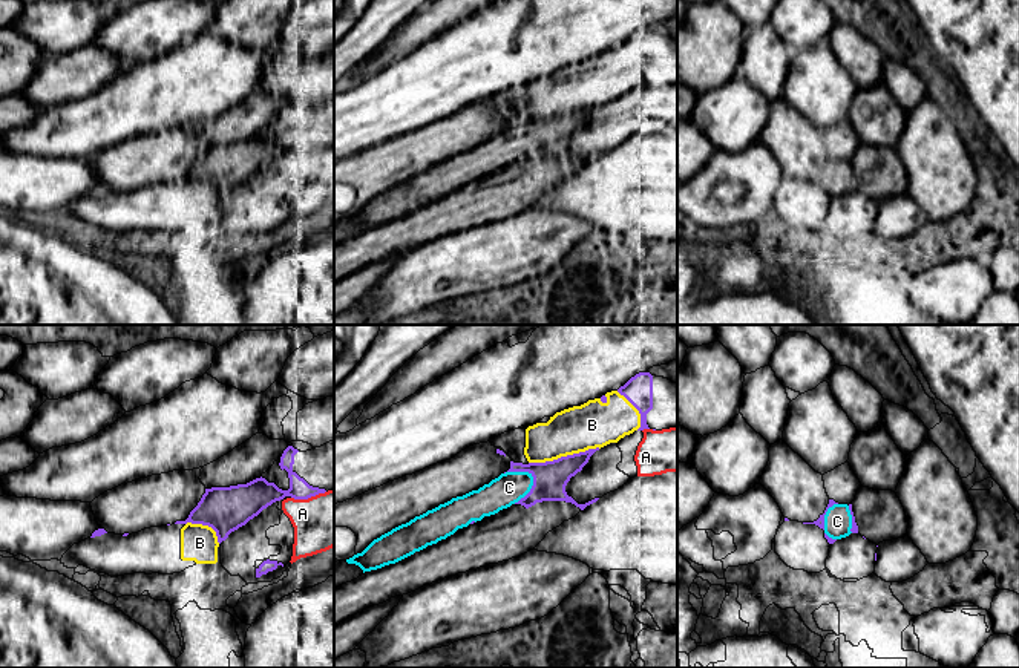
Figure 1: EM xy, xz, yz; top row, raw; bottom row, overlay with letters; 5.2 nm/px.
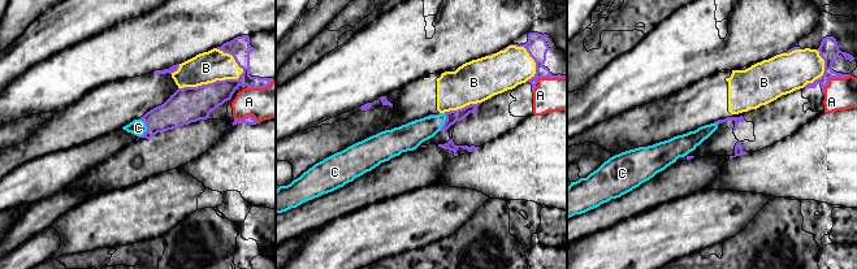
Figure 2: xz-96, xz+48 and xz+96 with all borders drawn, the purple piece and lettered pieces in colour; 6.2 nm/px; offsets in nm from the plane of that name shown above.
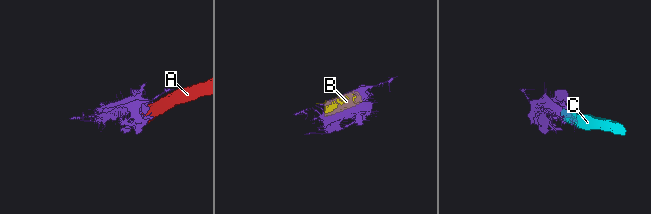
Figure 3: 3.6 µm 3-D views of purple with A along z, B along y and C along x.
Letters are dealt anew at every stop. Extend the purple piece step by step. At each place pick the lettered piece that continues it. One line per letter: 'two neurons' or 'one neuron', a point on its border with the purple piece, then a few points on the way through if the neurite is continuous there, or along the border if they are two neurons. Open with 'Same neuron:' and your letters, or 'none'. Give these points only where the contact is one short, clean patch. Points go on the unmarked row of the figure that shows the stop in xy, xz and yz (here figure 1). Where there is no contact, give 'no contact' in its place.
Same neuron: C
A: two neurons; contact xy (308, 153)
B: two neurons; contact xz (564, 114)
C: one neuron; contact xz (530, 146)

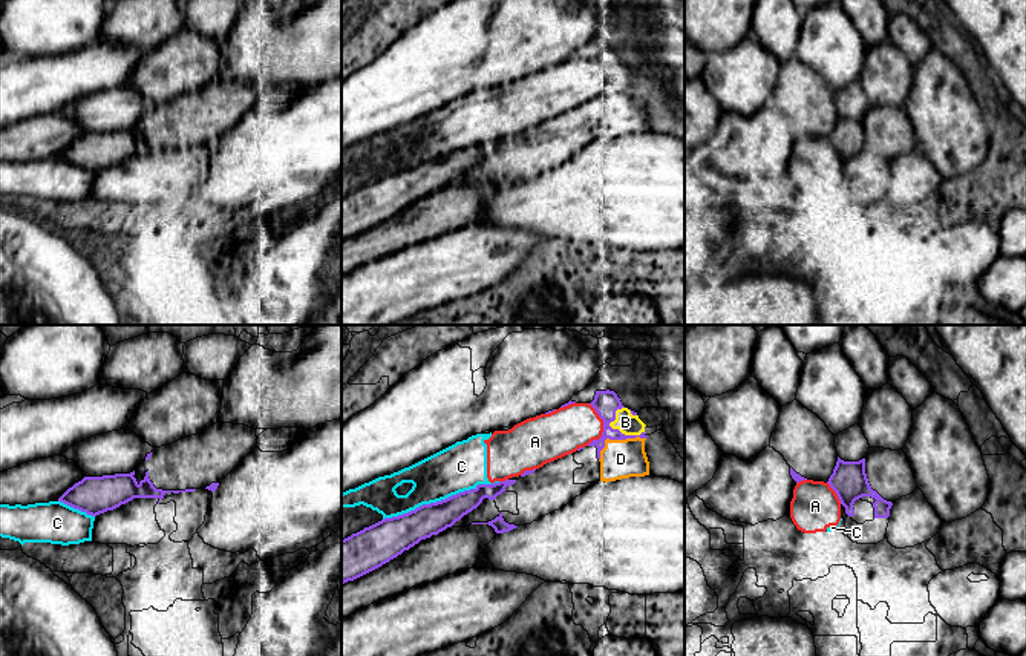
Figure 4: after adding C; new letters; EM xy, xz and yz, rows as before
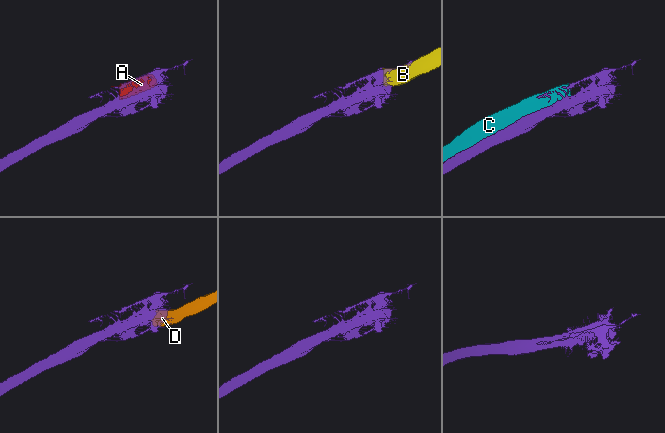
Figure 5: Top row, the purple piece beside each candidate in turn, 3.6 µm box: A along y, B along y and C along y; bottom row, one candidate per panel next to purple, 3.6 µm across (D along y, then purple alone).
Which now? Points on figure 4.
Same neuron: none
A: two neurons; contact xz (604, 83)
B: two neurons; contact xz (627, 92)
C: two neurons; contact xz (441, 157)
D: two neurons; contact xz (614, 95)

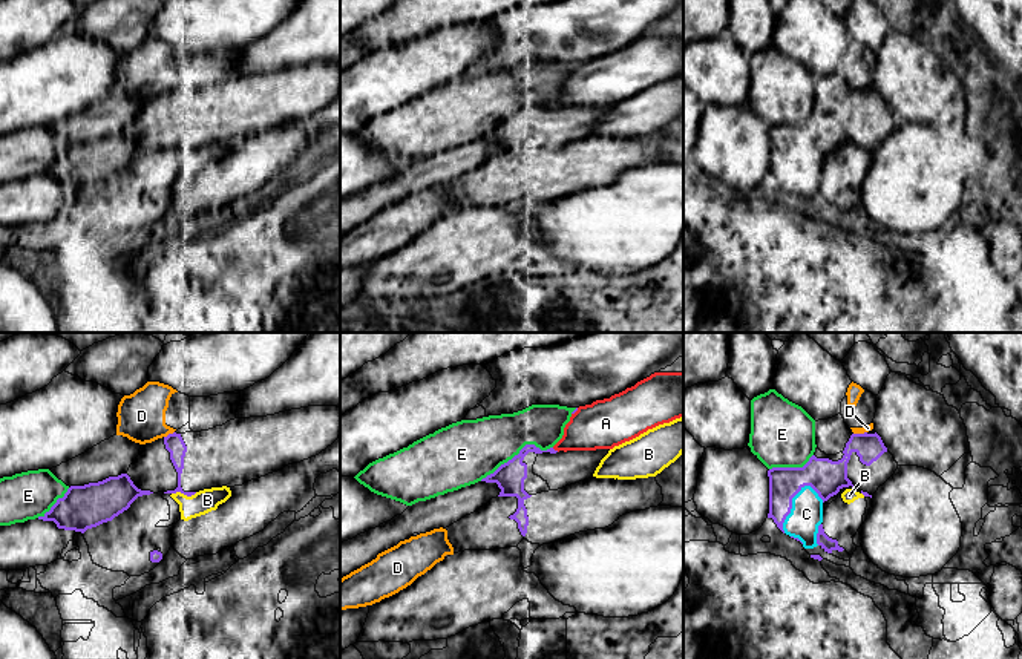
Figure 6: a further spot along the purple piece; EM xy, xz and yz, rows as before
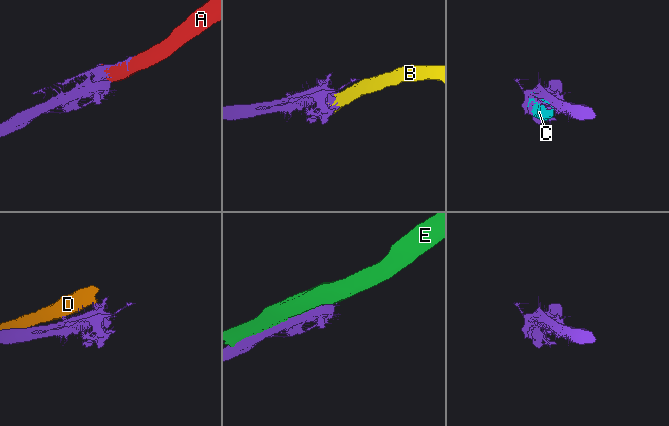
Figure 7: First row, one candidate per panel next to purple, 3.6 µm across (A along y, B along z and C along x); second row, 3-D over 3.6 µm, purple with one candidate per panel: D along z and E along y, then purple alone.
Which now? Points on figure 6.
Same neuron: none
A: two neurons; contact xz (553, 106)
B: two neurons; contact xy (184, 150)
C: two neurons; contact yz (791, 164)
D: two neurons; contact xy (169, 91)
E: two neurons; contact xz (515, 112)

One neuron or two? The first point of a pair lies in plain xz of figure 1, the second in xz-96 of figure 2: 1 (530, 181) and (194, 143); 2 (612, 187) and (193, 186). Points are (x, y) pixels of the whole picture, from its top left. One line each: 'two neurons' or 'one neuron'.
1: one neuron
2: two neurons

